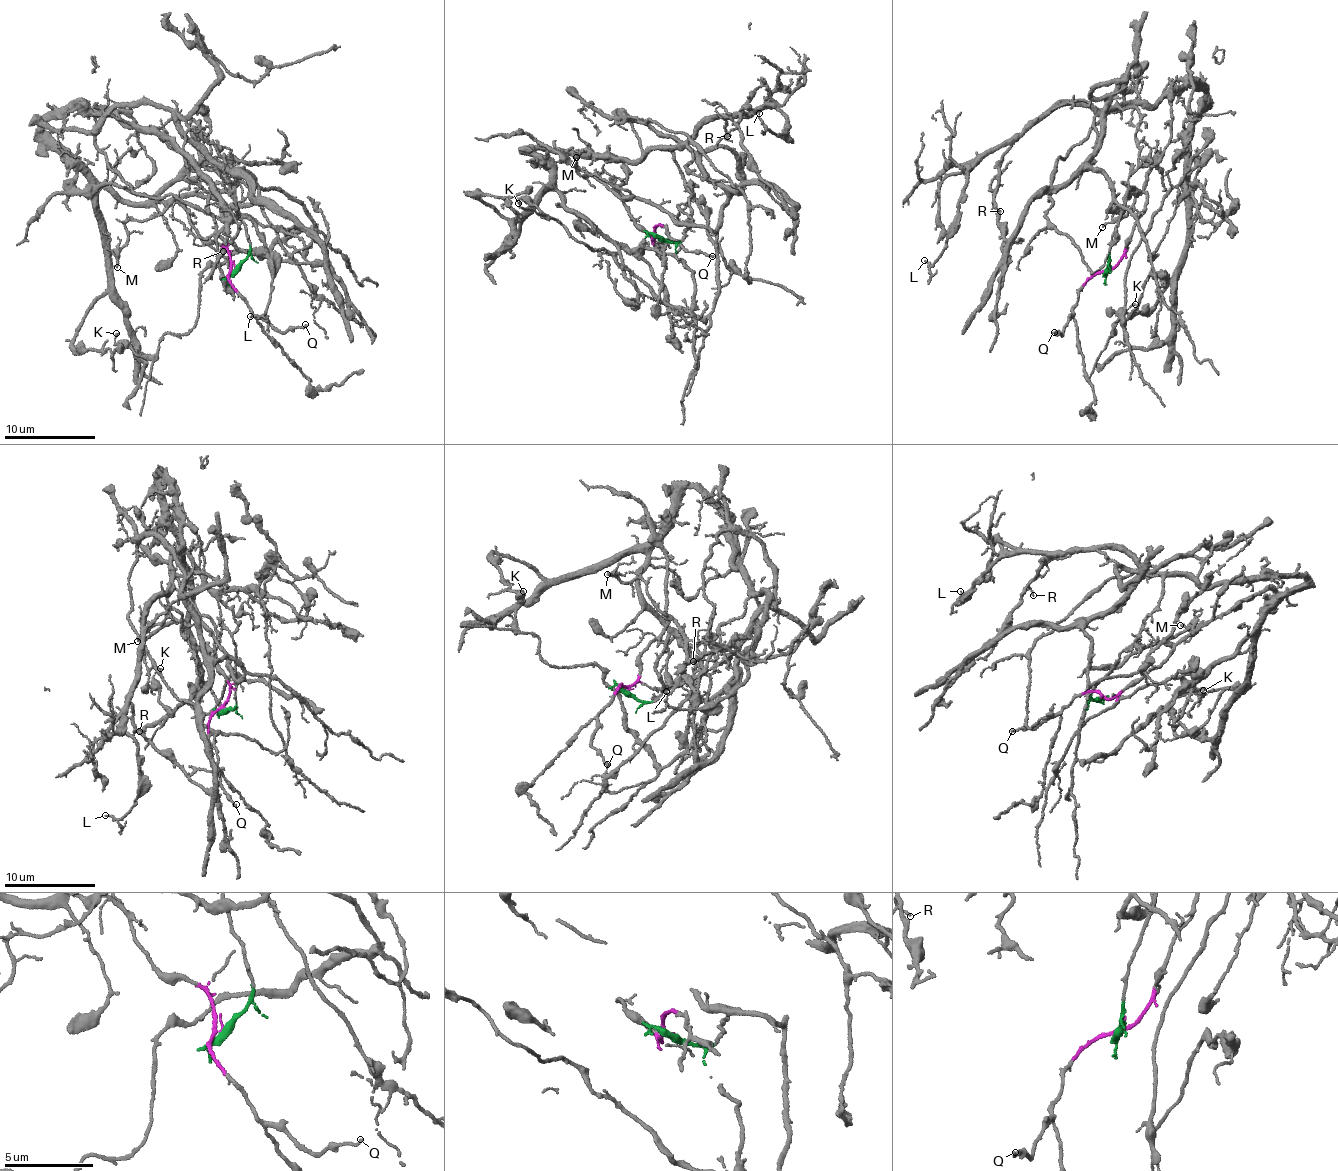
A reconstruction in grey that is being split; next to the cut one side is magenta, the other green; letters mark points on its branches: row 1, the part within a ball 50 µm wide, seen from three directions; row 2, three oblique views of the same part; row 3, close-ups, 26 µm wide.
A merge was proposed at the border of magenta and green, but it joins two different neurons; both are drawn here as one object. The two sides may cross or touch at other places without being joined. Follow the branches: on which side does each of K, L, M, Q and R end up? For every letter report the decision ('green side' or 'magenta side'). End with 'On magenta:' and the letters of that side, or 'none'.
K: magenta side
L: green side
M: magenta side
Q: magenta side
R: green side
On magenta: K, M, Q

